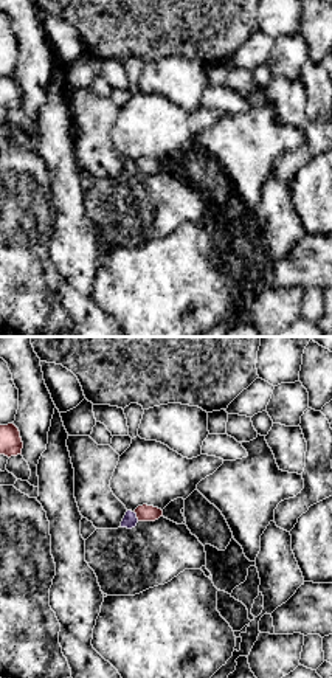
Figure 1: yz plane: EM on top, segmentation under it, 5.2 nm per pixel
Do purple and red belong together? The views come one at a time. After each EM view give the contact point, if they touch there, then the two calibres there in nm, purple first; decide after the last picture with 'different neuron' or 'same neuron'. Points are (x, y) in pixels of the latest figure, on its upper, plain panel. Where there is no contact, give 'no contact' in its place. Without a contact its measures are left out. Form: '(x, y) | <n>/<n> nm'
(135, 168) | 70/90 nm

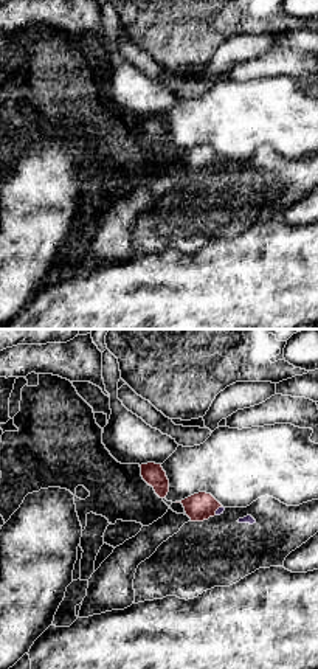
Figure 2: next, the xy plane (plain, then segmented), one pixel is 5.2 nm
(217, 162) | 40/150 nm

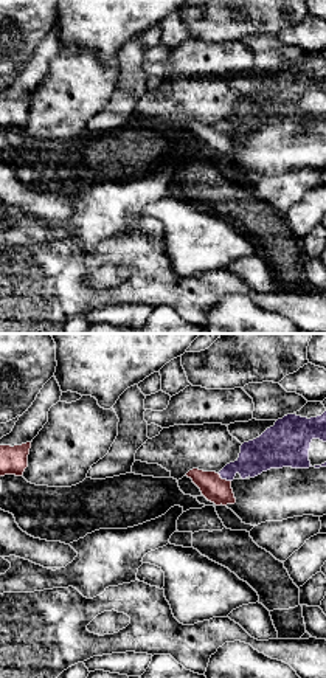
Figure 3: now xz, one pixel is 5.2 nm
(224, 131) | 180/140 nm

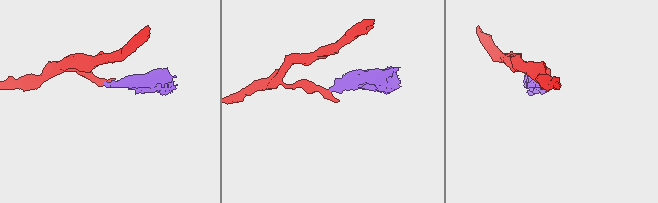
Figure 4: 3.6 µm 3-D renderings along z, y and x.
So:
different neuron

